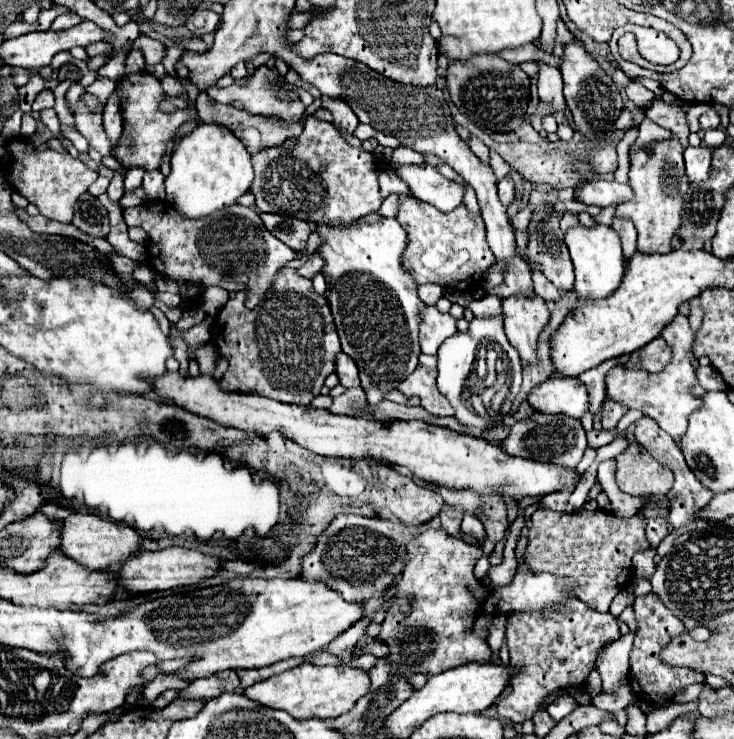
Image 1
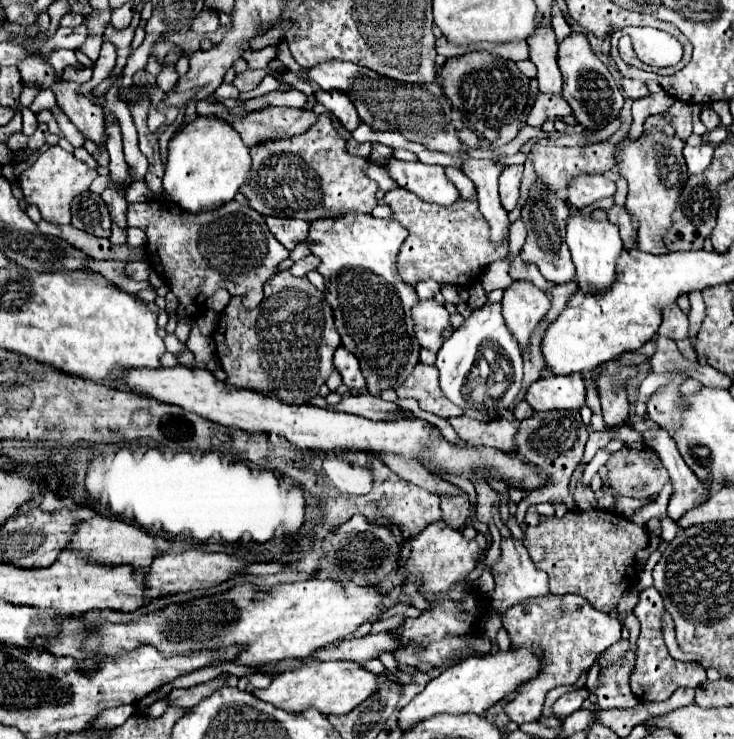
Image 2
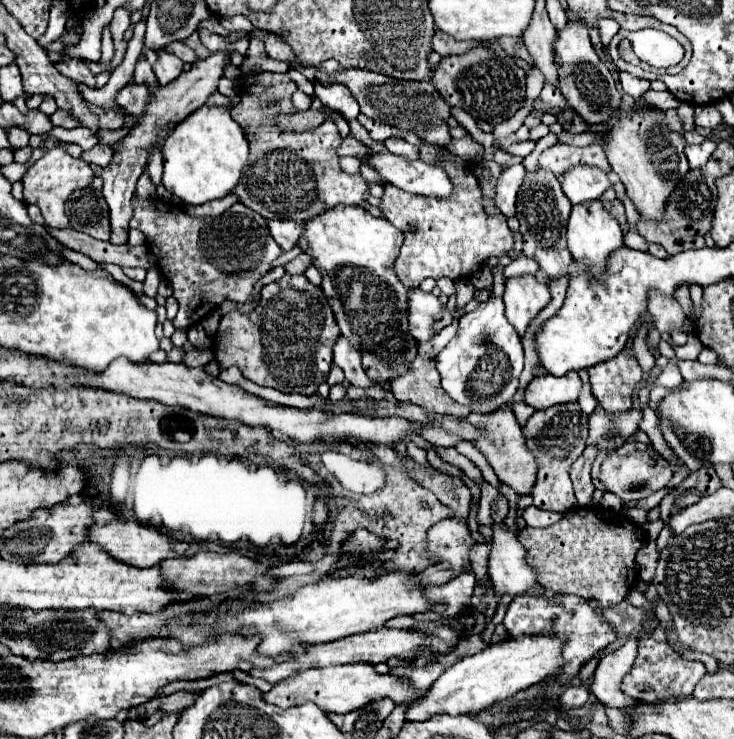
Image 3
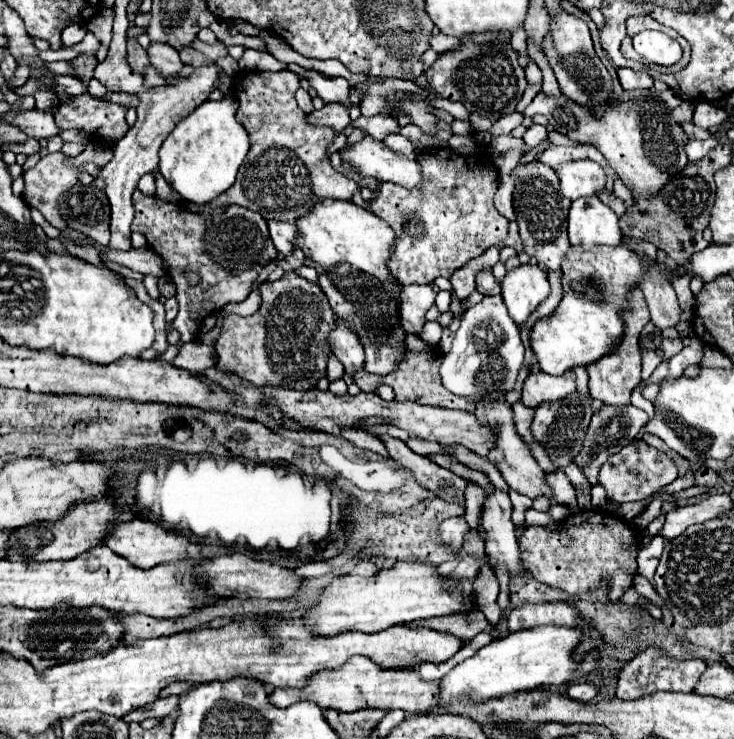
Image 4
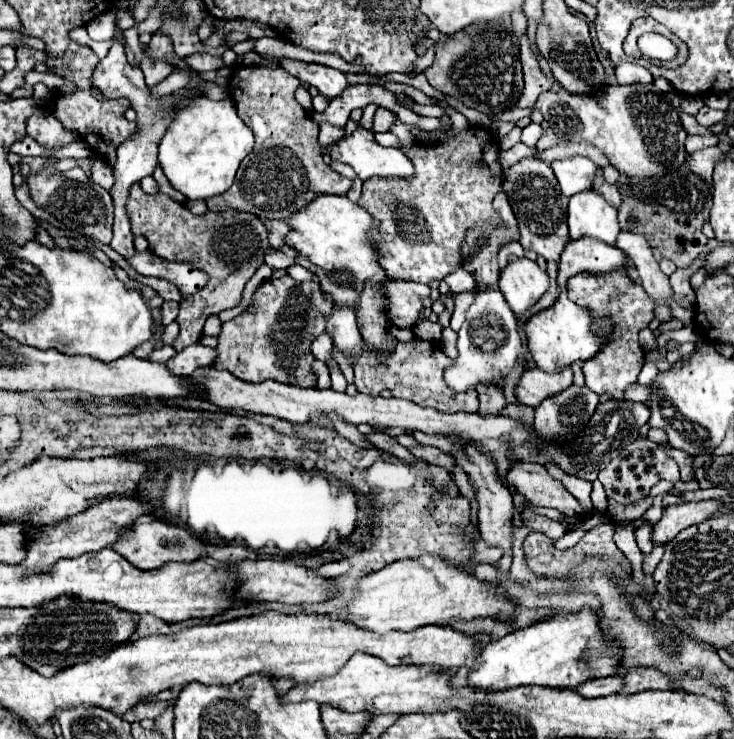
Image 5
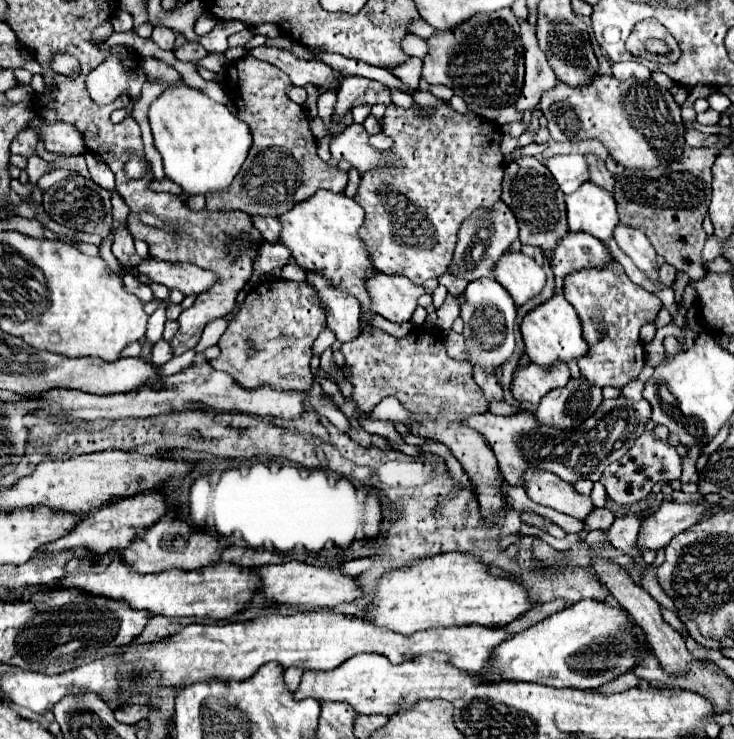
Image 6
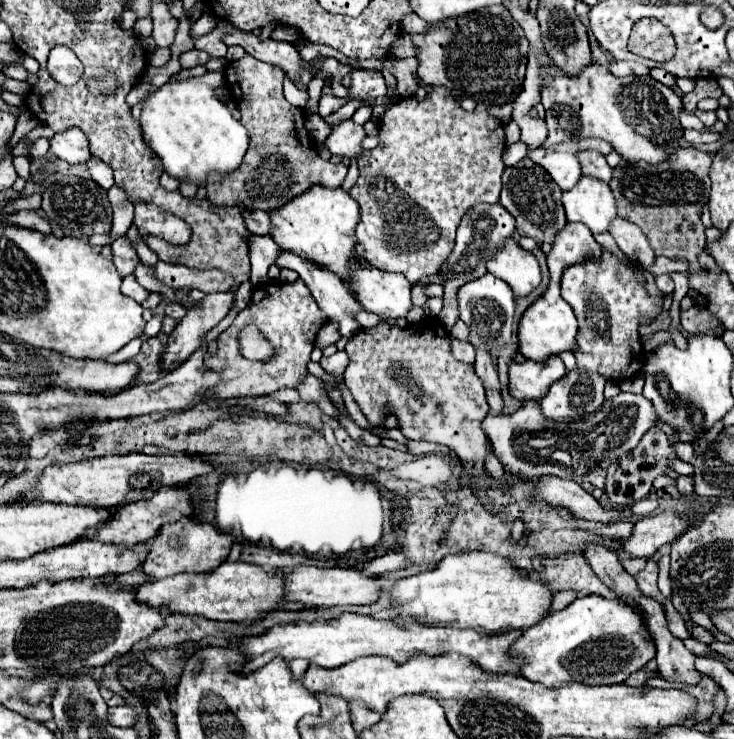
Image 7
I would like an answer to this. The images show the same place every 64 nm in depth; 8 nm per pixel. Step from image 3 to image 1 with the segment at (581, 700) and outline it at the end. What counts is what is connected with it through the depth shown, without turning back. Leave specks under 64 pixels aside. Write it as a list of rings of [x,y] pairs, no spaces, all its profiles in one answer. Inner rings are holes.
[[[560,696],[560,698],[556,698],[546,710],[548,710],[548,714],[556,720],[556,722],[560,722],[564,716],[568,716],[574,708],[578,706],[578,702],[572,698],[572,696]]]

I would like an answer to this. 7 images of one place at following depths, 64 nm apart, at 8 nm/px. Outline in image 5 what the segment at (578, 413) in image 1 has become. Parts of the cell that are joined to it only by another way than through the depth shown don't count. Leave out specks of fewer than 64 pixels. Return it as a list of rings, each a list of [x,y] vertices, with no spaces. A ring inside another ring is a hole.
[[[540,368],[526,370],[516,386],[516,398],[520,404],[536,408],[544,398],[572,386],[572,370],[562,368],[560,372],[544,372]]]

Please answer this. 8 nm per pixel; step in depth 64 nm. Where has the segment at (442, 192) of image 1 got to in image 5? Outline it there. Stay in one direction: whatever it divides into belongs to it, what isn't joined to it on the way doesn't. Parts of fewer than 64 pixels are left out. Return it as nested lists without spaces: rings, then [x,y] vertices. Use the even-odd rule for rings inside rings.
[[[364,128],[334,142],[330,156],[338,162],[350,164],[360,180],[372,176],[412,176],[412,162],[398,148],[378,146],[374,134]]]

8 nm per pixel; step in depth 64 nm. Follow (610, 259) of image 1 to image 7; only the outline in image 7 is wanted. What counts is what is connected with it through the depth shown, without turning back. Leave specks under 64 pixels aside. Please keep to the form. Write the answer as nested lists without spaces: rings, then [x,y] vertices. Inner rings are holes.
[[[580,176],[580,182],[576,182],[572,190],[562,192],[562,204],[566,210],[568,222],[582,222],[592,230],[592,234],[606,232],[610,220],[616,216],[616,202],[610,192],[610,186],[592,176]]]

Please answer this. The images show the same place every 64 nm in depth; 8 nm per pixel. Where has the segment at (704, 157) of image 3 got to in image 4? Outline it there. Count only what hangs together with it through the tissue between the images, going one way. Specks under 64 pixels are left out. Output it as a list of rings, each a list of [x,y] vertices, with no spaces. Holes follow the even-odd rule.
[[[708,138],[708,140],[688,140],[688,144],[686,144],[688,160],[694,162],[694,160],[704,158],[716,144],[718,144],[716,138]]]

